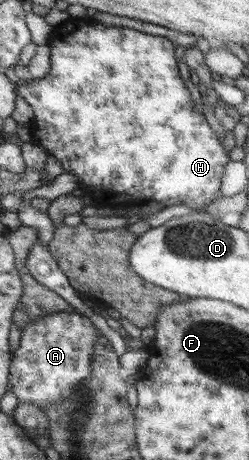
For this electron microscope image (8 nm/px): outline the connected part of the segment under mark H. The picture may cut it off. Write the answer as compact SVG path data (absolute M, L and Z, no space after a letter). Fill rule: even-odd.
M70 17L65 21L52 26L47 45L50 47L51 68L49 74L40 80L31 80L29 83L18 85L17 95L22 97L34 110L34 119L30 123L33 141L50 154L54 155L60 163L64 172L76 176L78 186L90 188L93 194L125 194L130 198L136 198L139 203L156 200L163 202L165 206L186 204L194 214L205 212L202 206L212 203L220 196L222 187L222 173L226 169L226 163L230 161L230 154L224 151L222 144L218 142L216 134L194 108L194 102L186 90L186 84L182 82L178 74L178 60L174 56L174 43L162 36L154 36L127 27L105 26L84 18Z

